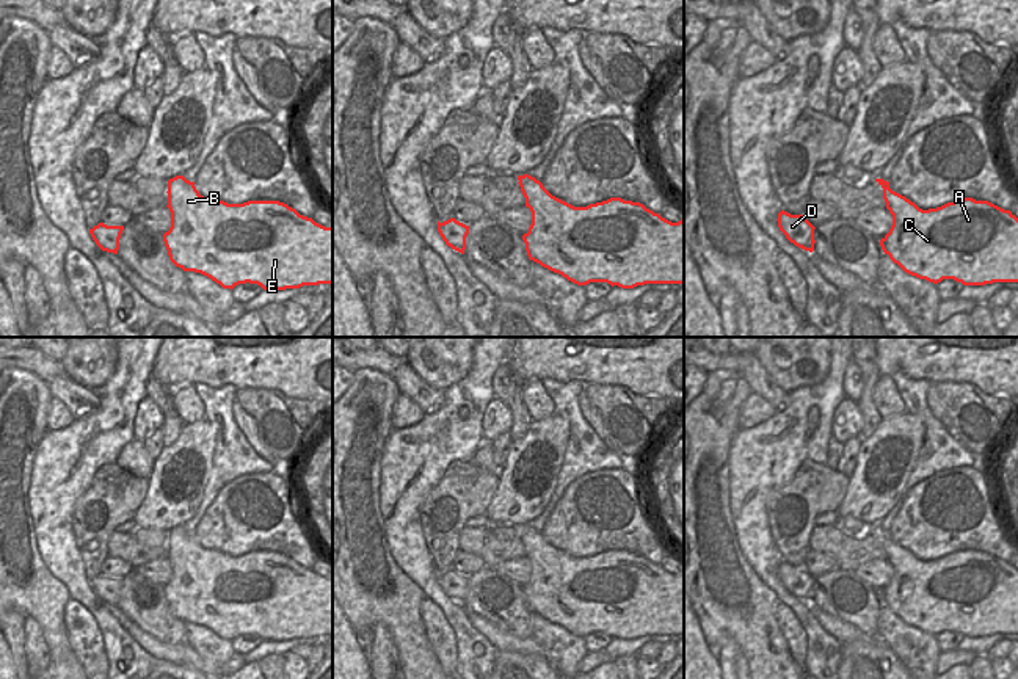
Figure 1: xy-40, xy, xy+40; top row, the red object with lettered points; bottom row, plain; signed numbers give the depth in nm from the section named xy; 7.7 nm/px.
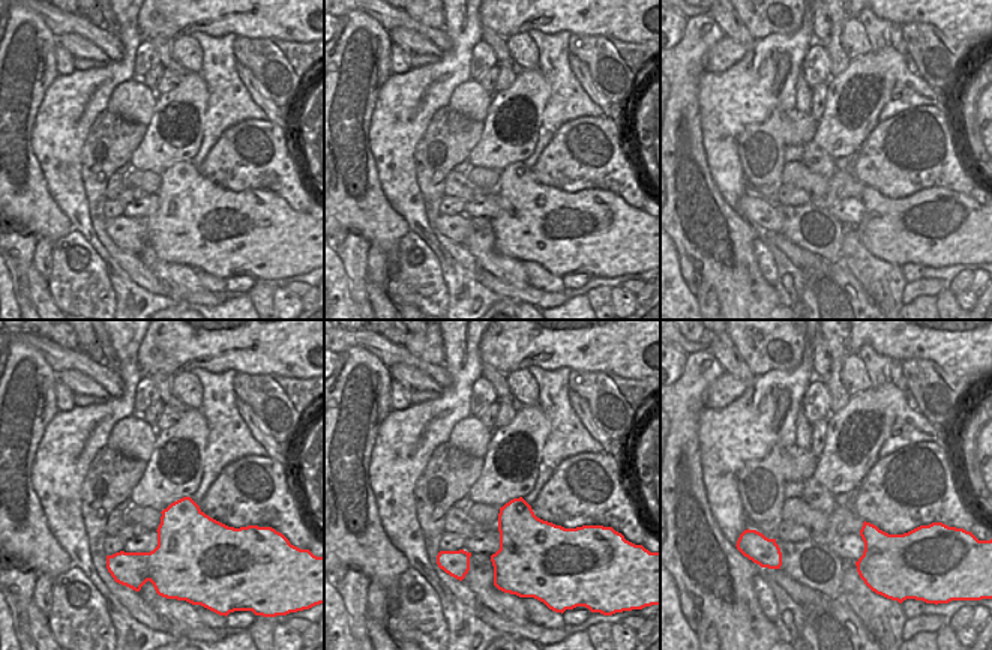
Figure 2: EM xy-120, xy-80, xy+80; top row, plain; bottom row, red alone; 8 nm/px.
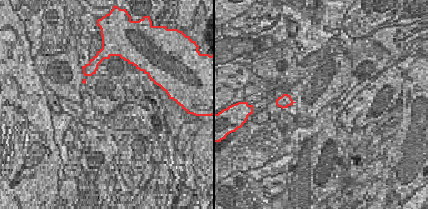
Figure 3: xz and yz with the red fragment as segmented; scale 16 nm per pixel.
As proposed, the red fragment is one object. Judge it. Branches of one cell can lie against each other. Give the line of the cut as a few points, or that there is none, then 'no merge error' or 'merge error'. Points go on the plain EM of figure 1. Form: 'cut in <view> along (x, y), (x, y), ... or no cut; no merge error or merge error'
no cut; no merge error

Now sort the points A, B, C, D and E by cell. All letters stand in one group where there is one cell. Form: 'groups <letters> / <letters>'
groups A B C D E

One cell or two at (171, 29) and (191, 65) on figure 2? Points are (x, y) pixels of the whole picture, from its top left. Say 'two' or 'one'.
two

